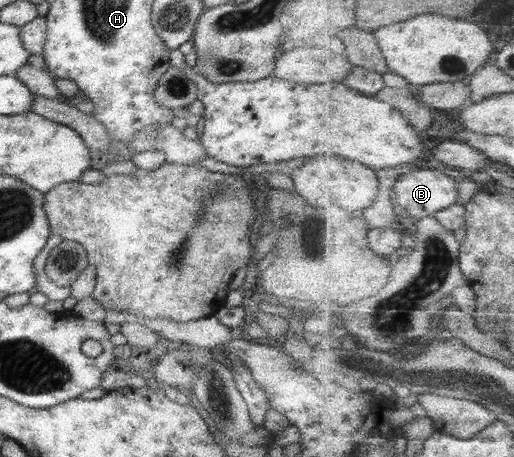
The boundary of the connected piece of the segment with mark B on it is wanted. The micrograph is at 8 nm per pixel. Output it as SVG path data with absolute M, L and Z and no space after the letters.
M427 167L399 177L393 191L395 204L404 210L404 215L422 219L457 204L460 197L460 187L453 177Z

